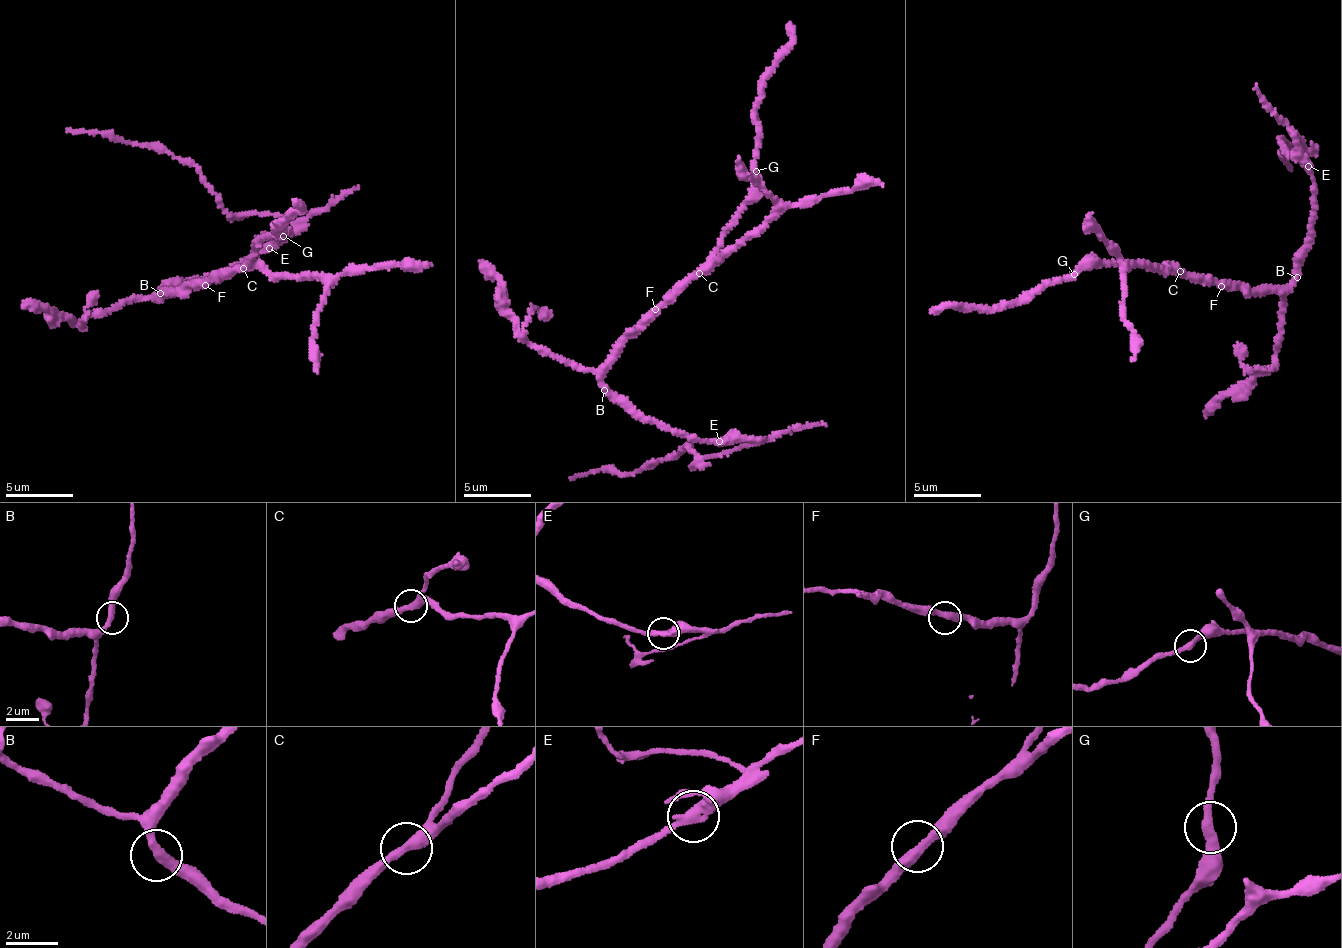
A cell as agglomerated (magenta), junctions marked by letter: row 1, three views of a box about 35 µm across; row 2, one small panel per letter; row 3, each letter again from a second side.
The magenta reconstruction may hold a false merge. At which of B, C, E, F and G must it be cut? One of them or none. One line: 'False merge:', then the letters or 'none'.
False merge: E

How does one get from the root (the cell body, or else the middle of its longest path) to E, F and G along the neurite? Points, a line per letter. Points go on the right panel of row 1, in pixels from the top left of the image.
E: (1293, 276), (1310, 232), (1315, 202), (1309, 167)
F: (1293, 276), (1291, 284), (1282, 287), (1266, 285), (1253, 289), (1234, 281), (1221, 286)
G: (1293, 276), (1282, 287), (1253, 289), (1210, 275), (1202, 278), (1122, 261), (1074, 274)

